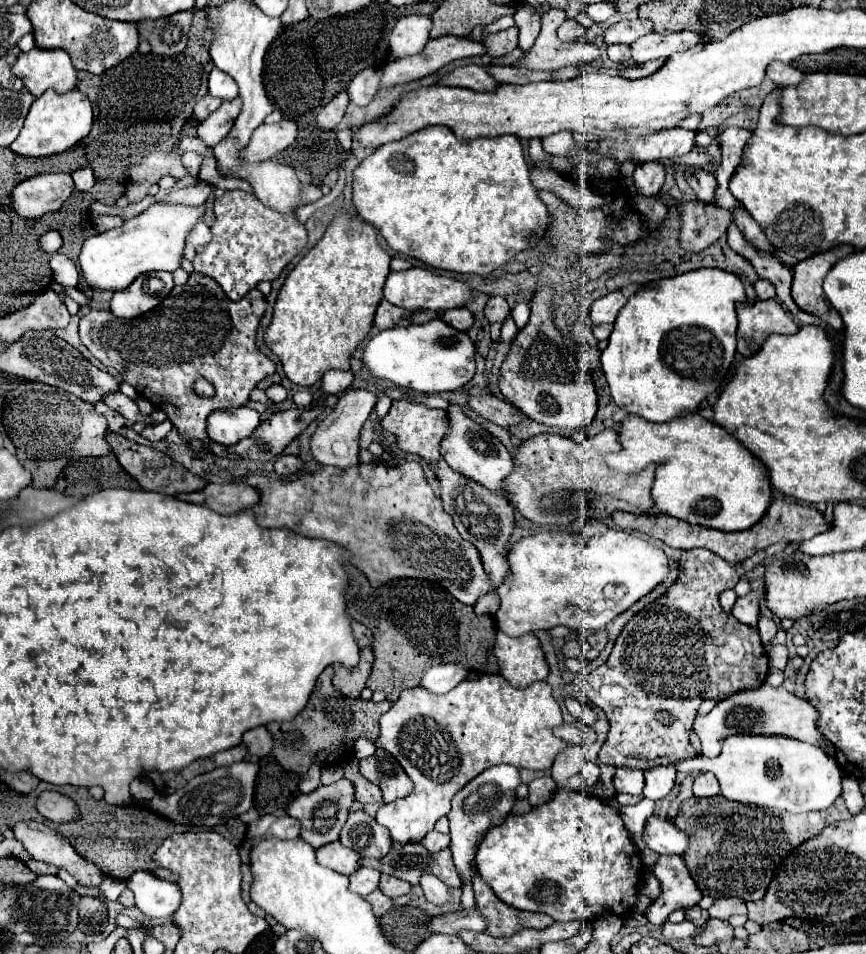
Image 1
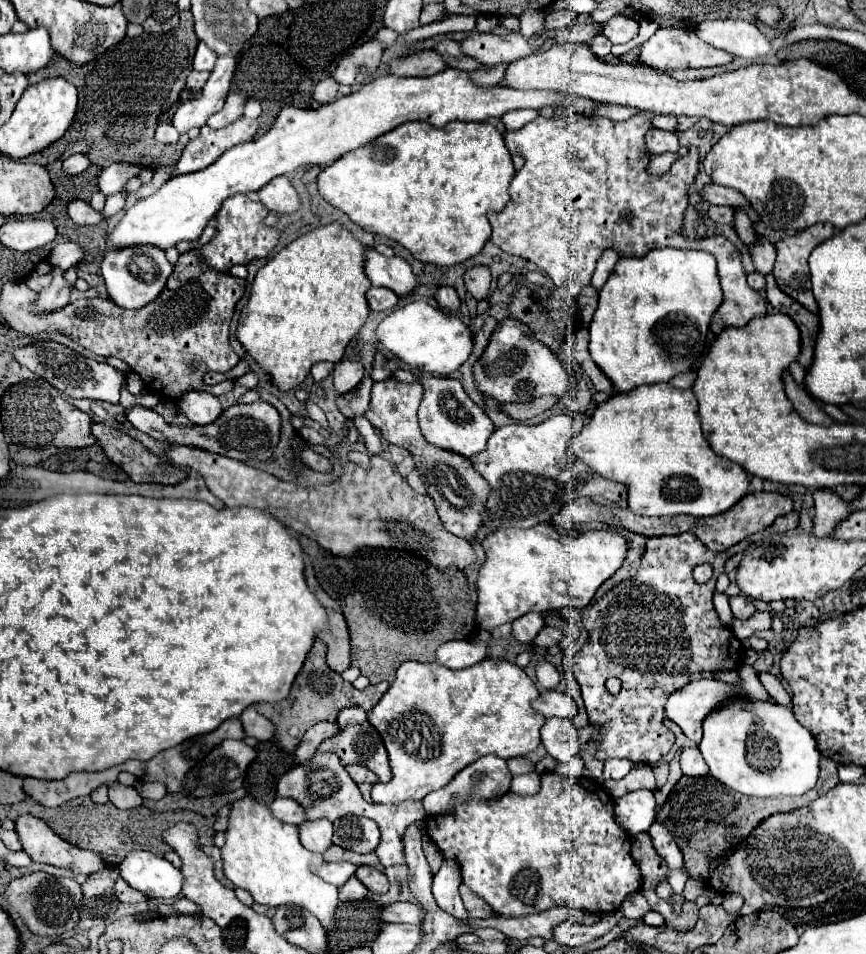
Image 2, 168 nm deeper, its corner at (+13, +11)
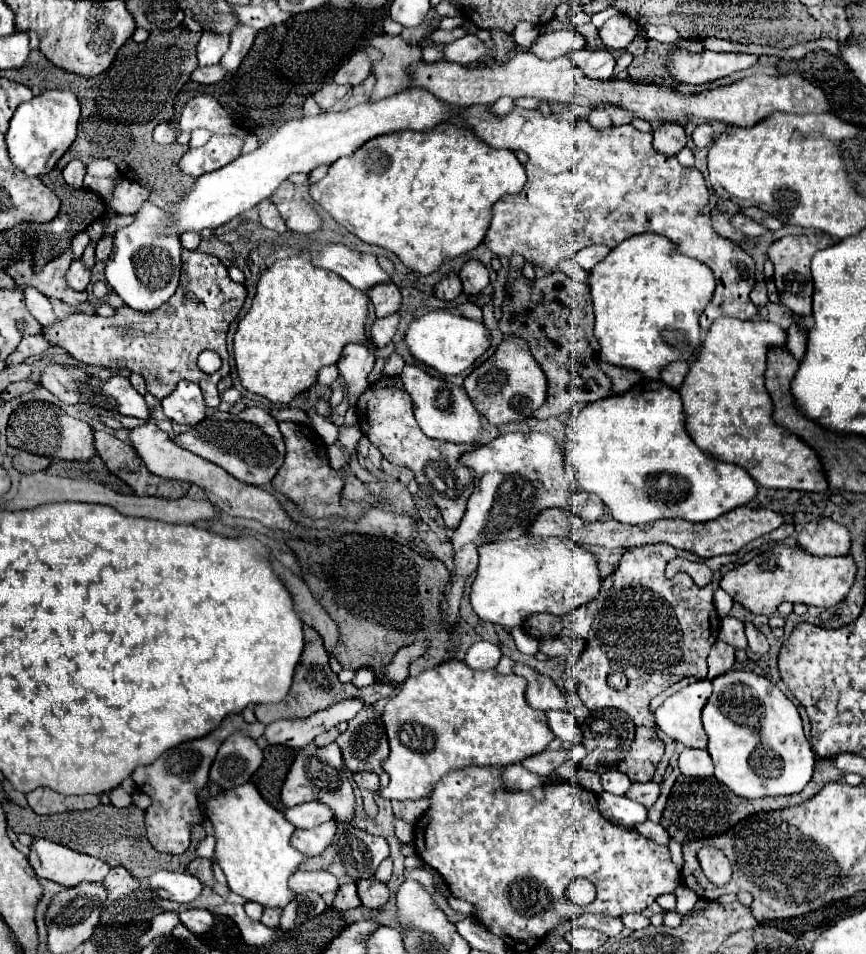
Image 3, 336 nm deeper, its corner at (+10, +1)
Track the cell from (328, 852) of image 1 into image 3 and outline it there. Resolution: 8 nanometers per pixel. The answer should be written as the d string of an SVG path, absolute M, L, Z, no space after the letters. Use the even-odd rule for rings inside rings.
M330 820L326 824L320 824L318 828L310 828L310 830L296 830L294 836L290 838L290 844L302 852L304 856L320 856L332 842L336 836L336 822Z

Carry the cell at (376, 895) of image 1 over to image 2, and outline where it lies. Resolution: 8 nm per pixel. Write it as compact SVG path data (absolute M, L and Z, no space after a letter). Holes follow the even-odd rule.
M351 876L343 886L339 886L339 898L343 902L347 900L363 900L367 896L367 888L357 880L357 876Z

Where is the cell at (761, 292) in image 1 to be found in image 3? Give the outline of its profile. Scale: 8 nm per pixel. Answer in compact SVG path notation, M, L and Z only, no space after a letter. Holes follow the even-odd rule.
M758 282L754 286L754 290L750 292L750 298L756 306L766 306L768 304L768 296L766 296L766 284L764 282Z

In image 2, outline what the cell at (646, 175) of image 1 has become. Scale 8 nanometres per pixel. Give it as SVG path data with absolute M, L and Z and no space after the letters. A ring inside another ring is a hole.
M651 128L645 134L645 144L651 154L661 154L661 152L677 152L679 150L679 138L677 132L667 132L667 130L657 130Z

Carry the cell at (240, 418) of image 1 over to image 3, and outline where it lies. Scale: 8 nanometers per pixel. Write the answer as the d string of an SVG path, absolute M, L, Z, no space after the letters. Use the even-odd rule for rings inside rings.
M182 382L178 388L162 400L164 414L176 422L186 426L196 426L206 418L206 404L198 384Z

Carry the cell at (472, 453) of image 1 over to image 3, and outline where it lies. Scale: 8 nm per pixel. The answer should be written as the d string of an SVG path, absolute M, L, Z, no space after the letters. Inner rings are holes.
M404 366L400 378L404 382L406 392L414 400L416 422L428 438L444 440L444 442L452 442L452 444L472 444L472 446L480 444L480 436L484 430L482 428L482 416L472 406L464 388L454 386L446 380L434 378L416 366Z

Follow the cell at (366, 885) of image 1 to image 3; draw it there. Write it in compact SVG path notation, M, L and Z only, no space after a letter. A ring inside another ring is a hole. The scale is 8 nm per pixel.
M298 870L294 874L294 878L290 878L290 888L294 888L294 892L302 894L302 892L338 892L340 884L338 878L326 870L318 870L318 872L302 872Z

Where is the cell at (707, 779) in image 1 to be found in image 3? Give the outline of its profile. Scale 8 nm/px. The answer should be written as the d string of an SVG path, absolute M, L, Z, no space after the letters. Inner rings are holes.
M682 750L680 760L678 760L680 772L686 776L700 776L700 778L708 778L714 774L714 766L710 760L710 754L706 750Z

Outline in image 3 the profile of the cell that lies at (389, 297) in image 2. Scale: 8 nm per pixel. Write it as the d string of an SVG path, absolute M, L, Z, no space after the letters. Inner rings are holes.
M382 284L382 288L370 288L368 298L372 300L378 318L384 318L384 316L398 312L398 308L402 304L400 290L394 284Z

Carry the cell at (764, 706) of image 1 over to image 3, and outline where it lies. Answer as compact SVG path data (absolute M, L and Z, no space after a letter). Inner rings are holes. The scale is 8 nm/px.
M704 678L690 684L656 708L656 724L672 740L682 742L686 748L706 748L706 734L700 722L700 714L708 698L712 696L712 680Z

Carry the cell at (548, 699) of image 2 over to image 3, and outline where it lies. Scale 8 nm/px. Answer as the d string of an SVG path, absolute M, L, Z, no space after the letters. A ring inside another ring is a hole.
M516 664L514 666L514 674L520 674L528 680L528 688L526 688L526 700L532 708L536 710L568 710L568 702L566 698L562 696L562 692L556 688L556 684L534 672L532 668L524 666L524 664Z

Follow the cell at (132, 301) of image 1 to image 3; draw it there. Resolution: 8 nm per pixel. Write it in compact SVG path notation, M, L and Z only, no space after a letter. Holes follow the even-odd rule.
M150 200L144 202L136 220L114 234L114 250L106 262L106 282L124 300L126 306L138 312L154 312L176 292L180 280L182 246L178 236L154 236L154 228L162 224L162 212Z

